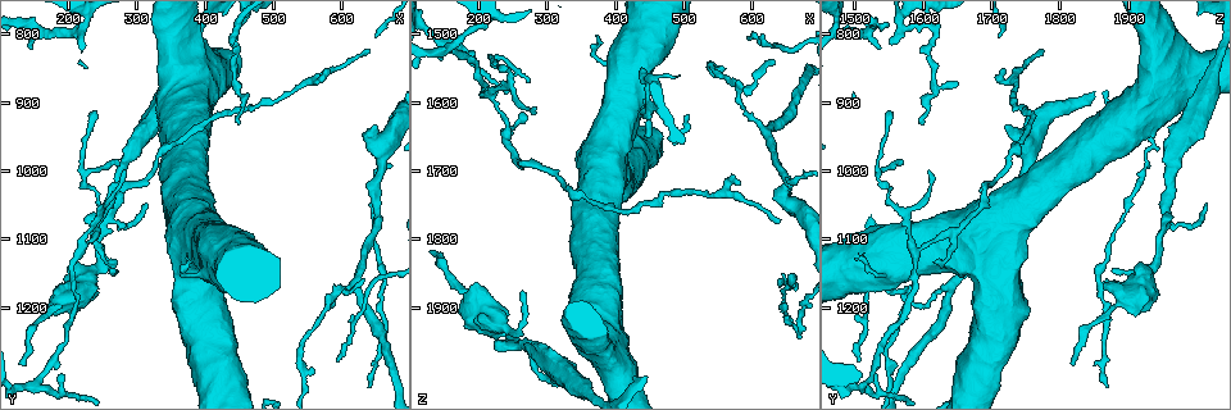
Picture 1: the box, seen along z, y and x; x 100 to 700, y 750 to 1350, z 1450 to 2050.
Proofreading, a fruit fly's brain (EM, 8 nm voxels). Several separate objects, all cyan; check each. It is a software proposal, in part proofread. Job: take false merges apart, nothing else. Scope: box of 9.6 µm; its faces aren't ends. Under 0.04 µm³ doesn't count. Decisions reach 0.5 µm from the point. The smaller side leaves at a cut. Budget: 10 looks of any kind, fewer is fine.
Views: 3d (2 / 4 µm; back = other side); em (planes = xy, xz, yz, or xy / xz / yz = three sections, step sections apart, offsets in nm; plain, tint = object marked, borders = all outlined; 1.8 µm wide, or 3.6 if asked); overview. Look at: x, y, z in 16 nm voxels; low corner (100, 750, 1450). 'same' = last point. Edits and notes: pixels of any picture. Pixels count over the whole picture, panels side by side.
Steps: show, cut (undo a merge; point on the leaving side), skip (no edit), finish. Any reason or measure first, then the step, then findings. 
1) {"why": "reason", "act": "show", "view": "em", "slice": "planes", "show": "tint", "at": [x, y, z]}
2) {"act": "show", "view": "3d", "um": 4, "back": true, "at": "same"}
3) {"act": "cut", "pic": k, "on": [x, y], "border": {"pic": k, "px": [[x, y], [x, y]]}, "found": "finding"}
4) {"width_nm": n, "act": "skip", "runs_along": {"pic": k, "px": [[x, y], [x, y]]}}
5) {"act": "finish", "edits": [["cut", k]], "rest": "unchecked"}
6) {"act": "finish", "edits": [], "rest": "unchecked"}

{"why": "two arms in line, one across", "act": "show", "view": "em", "slice": "planes", "show": "tint", "at": [215, 1125, 1590]}

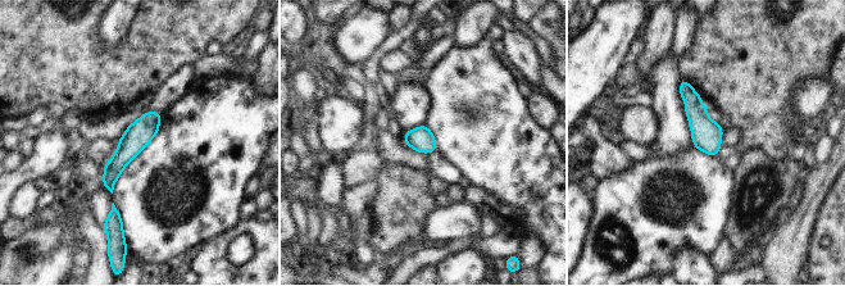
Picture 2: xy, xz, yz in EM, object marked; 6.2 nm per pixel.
{"width_nm": 160, "act": "skip", "runs_along": {"pic": 2, "px": [[155, 114], [113, 168], [110, 186]]}, "found": "continuous, no second cell"}

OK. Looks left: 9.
{"why": "sudden change in width", "act": "show", "view": "em", "um": 3.6, "slice": "planes", "show": "plain", "at": [225, 1155, 1920]}

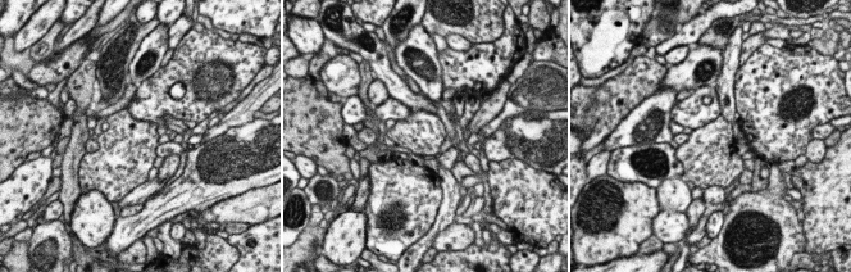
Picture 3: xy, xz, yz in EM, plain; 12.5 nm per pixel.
{"why": "with the object marked", "act": "show", "view": "em", "um": 3.6, "slice": "planes", "show": "tint", "at": "same"}

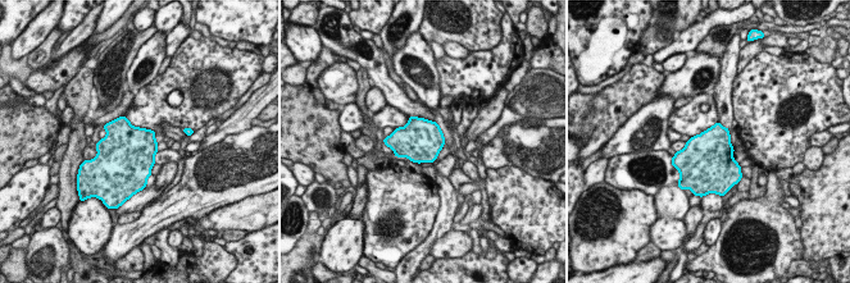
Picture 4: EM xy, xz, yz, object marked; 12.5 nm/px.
{"width_nm": 550, "act": "skip", "found": "all the same cell"}

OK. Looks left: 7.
{"why": "closes a loop", "act": "show", "view": "3d", "um": 4, "at": [380, 845, 1965]}

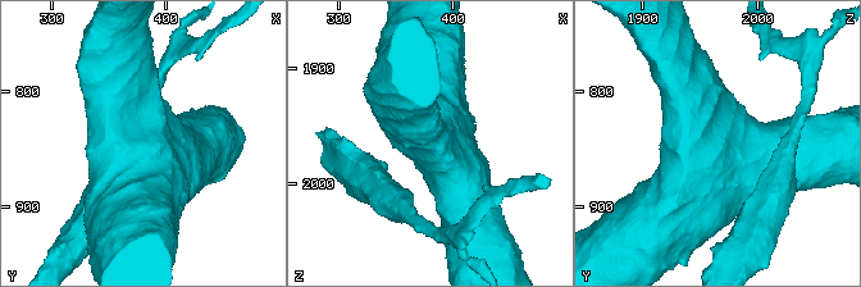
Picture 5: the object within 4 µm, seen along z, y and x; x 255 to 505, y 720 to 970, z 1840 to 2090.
{"act": "show", "view": "em", "slice": "planes", "show": "tint", "at": [380, 844, 1964]}

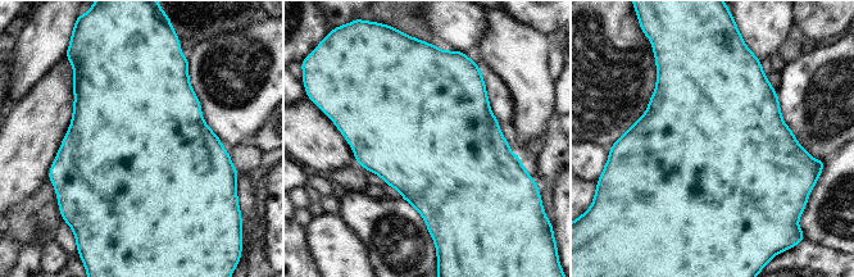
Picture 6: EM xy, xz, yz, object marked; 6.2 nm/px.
{"width_nm": 850, "act": "skip", "found": "all the same cell"}

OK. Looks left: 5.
{"why": "two arms in line, one across", "act": "show", "view": "em", "slice": "planes", "show": "plain", "at": [615, 1170, 1640]}

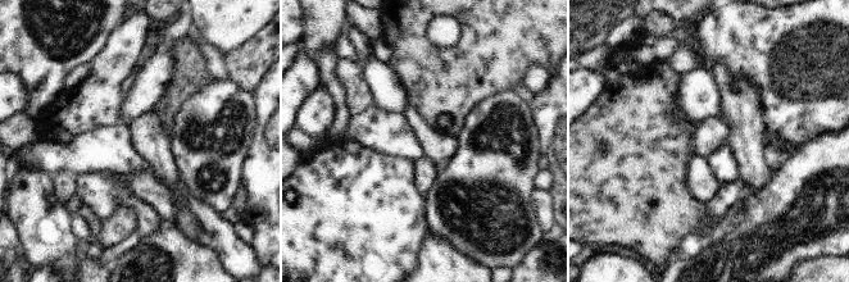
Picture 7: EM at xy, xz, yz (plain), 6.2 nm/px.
{"why": "where the object lies", "act": "show", "view": "em", "slice": "planes", "show": "tint", "at": "same"}

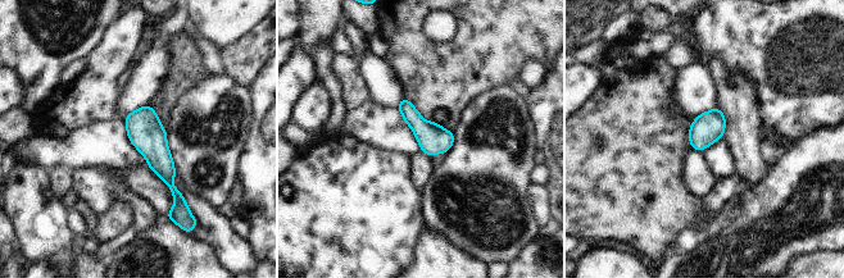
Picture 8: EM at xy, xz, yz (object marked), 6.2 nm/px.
{"act": "skip", "runs_along": {"pic": 8, "px": [[144, 109], [144, 130], [178, 197]]}, "found": "one cell here"}

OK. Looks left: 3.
{"act": "finish", "edits": [], "rest": "unchecked"}

